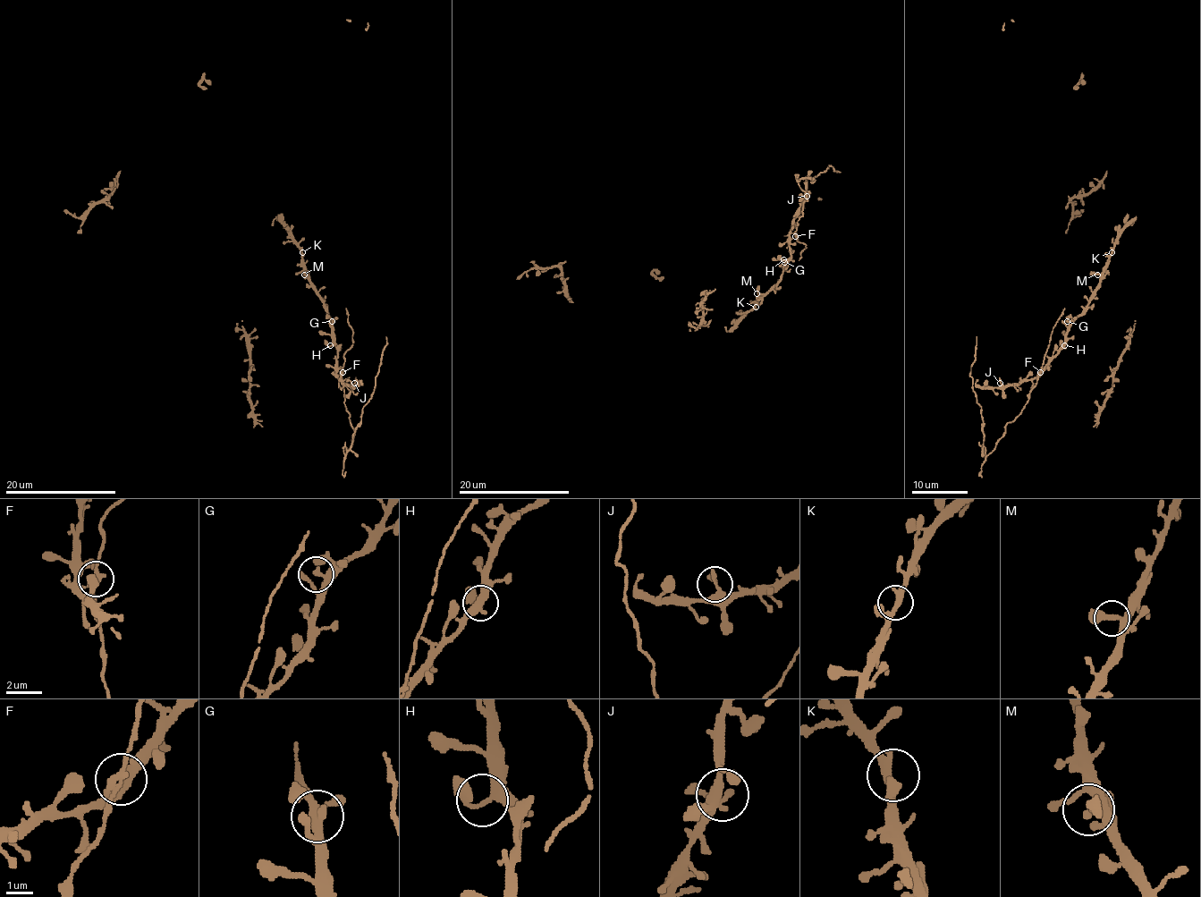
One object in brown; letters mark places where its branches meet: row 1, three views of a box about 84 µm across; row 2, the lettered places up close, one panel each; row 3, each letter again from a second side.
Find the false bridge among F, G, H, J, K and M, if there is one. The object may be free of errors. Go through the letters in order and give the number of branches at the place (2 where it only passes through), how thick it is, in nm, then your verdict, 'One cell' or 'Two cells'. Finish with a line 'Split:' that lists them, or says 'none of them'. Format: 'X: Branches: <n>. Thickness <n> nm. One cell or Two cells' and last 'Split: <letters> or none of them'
F: Branches: 3. Thickness 180 nm. Two cells
G: Branches: 2. Thickness 240 nm. One cell
H: Branches: 3. Thickness 240 nm. One cell
J: Branches: 3. Thickness 240 nm. One cell
K: Branches: 3. Thickness 240 nm. One cell
M: Branches: 3. Thickness 280 nm. One cell
Split: F

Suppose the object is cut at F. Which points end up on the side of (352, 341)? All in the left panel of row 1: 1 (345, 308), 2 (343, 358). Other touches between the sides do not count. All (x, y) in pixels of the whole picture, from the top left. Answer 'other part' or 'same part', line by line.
1: same part
2: same part

